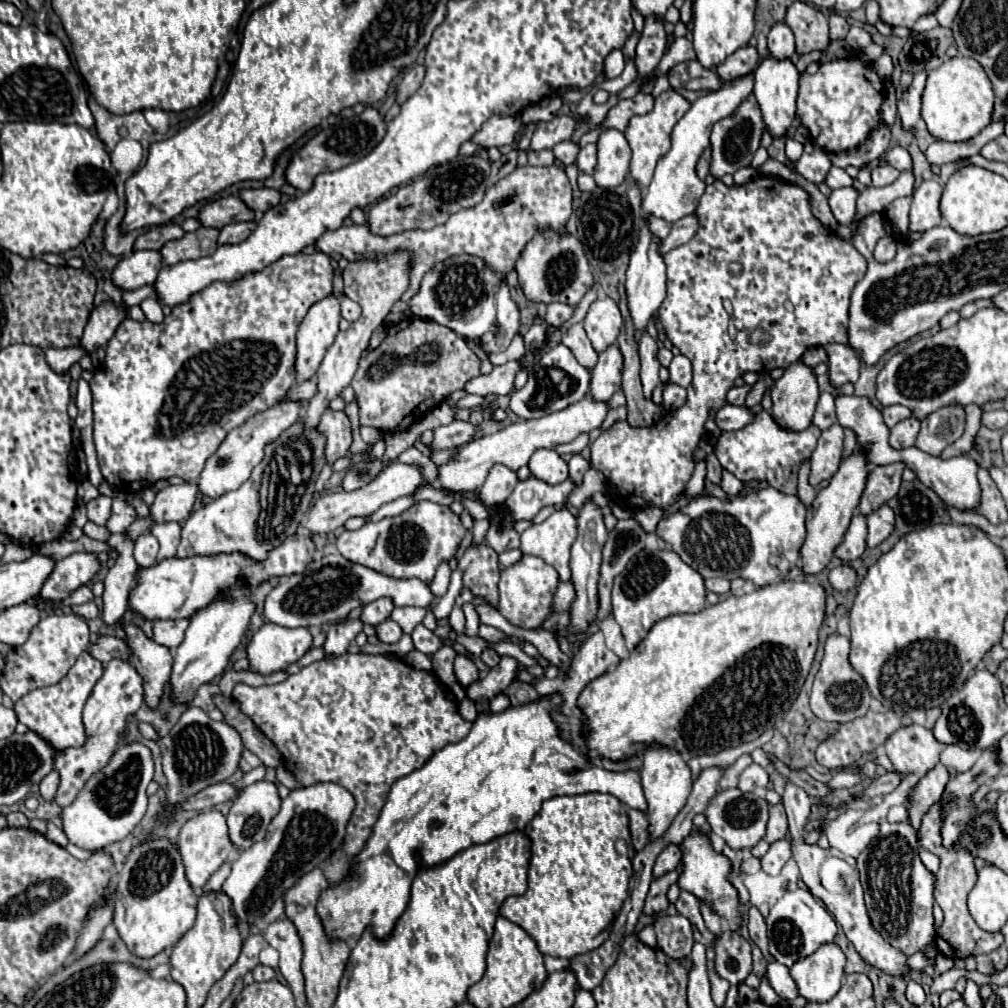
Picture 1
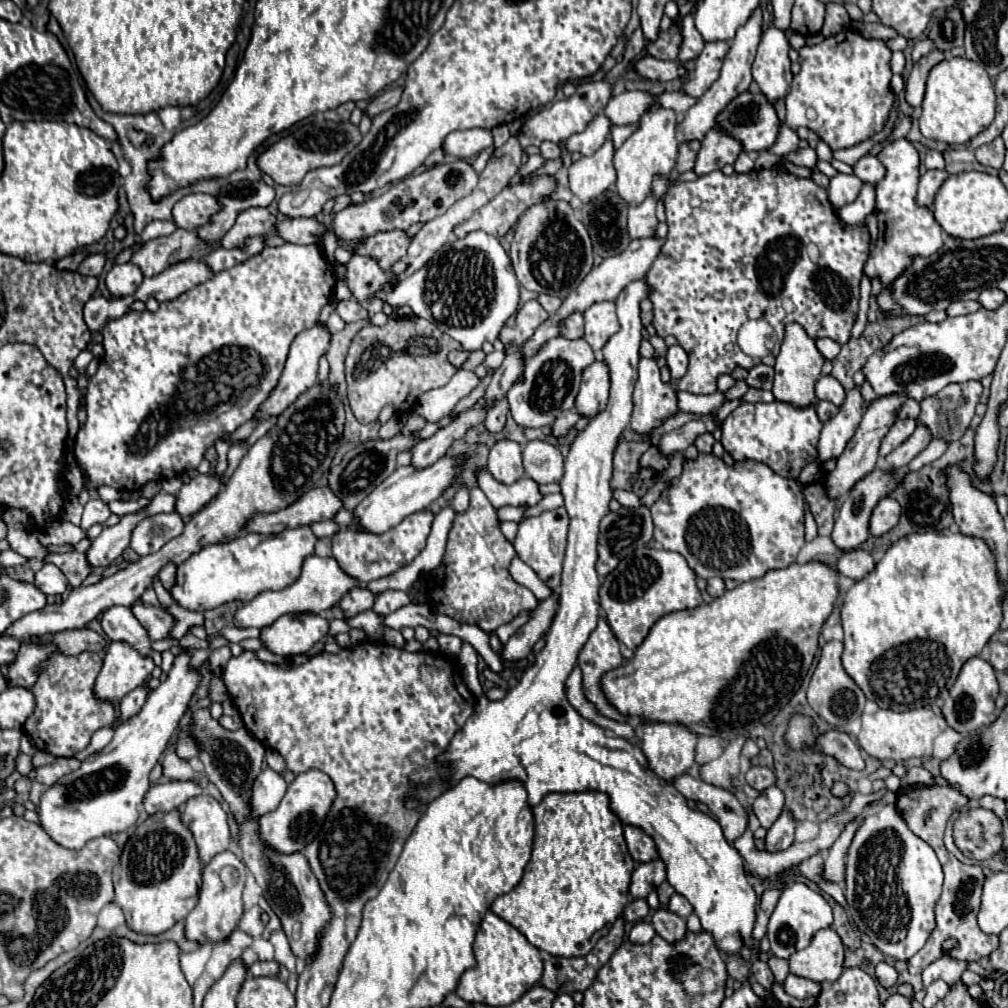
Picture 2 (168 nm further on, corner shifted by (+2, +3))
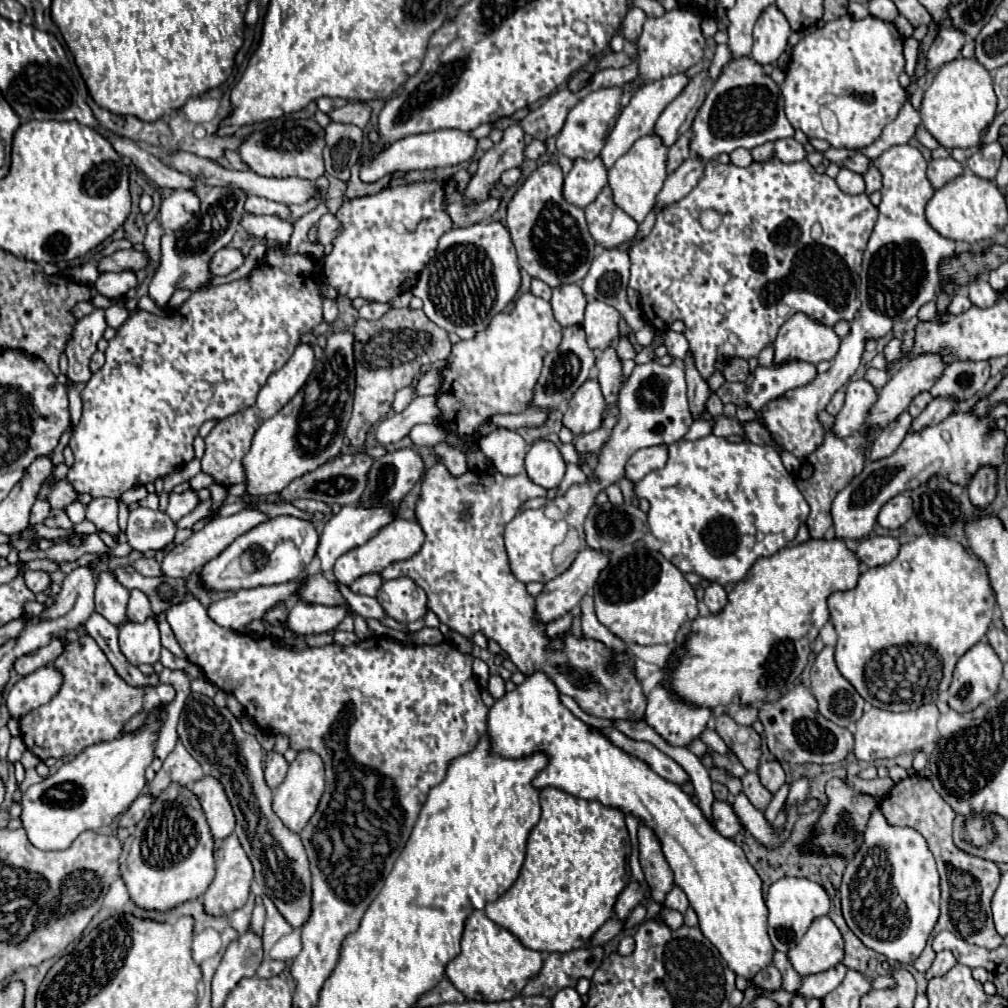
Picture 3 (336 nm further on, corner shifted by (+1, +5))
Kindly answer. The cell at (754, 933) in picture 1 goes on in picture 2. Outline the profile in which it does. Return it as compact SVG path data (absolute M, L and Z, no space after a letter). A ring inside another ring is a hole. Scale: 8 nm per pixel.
M774 953L768 957L768 967L772 969L772 973L776 977L776 983L782 983L782 979L788 975L788 961L776 957Z

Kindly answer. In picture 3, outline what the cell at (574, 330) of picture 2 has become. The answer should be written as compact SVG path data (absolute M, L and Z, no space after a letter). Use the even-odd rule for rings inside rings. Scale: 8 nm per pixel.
M571 283L571 285L559 285L553 289L553 299L551 299L551 307L553 307L553 315L555 319L567 327L567 325L577 325L583 323L583 313L585 313L585 305L587 305L587 297L583 295L581 287Z

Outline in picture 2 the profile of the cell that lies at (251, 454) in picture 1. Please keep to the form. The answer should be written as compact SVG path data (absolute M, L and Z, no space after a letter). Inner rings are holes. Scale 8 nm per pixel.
M218 473L196 475L176 495L176 511L180 515L194 515L206 503L210 503L220 489L222 489L222 475Z

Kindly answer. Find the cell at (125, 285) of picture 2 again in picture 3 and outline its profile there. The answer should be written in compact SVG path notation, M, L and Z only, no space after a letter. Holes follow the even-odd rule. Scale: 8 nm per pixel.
M121 271L121 273L101 273L99 279L95 281L95 289L103 297L121 297L129 293L129 289L137 287L137 279L131 271Z

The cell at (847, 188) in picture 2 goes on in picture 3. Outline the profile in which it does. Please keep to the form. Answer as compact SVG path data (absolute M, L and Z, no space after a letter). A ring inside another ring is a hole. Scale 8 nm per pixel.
M841 169L839 175L837 175L837 185L843 193L849 193L849 195L859 195L865 191L865 181L863 181L863 175L859 173L853 173L849 169Z

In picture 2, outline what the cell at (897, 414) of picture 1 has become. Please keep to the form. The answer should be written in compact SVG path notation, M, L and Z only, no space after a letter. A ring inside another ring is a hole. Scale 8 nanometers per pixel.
M906 399L898 411L898 419L906 419L906 417L912 417L916 419L918 417L918 411L920 411L920 405L914 401L914 399Z

